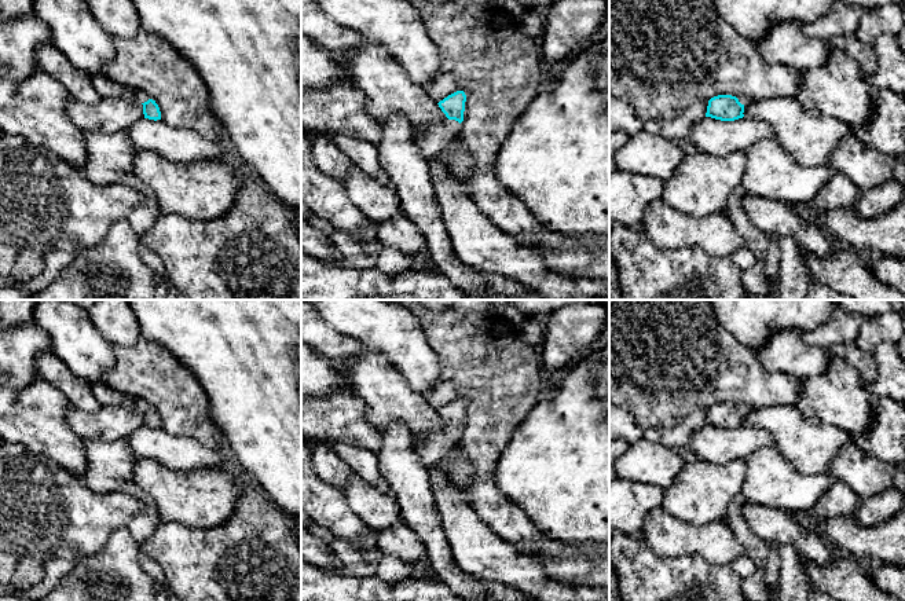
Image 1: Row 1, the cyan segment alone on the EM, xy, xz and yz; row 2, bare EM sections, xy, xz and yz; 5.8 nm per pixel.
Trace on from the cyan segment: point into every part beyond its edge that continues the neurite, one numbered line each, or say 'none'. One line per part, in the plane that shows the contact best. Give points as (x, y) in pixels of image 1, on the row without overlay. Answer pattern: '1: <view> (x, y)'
1: xz (429, 450)

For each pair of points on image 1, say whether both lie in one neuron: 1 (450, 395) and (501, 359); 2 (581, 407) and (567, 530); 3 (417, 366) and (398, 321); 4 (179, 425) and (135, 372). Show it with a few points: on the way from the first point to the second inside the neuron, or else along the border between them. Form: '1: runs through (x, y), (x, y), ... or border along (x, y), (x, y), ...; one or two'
1: border along (438, 385), (451, 381), (457, 387), (458, 398); two
2: runs through (581, 438), (581, 480), (570, 499); one
3: runs through (411, 355), (398, 332); one
4: runs through (175, 411), (149, 385); one

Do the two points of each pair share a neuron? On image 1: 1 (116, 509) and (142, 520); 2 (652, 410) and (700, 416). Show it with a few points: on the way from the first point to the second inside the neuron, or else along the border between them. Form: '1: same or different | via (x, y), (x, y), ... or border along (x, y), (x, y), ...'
1: different | border along (120, 490), (145, 504), (145, 508), (127, 527)
2: different | border along (707, 407), (696, 407), (680, 422), (659, 429)

